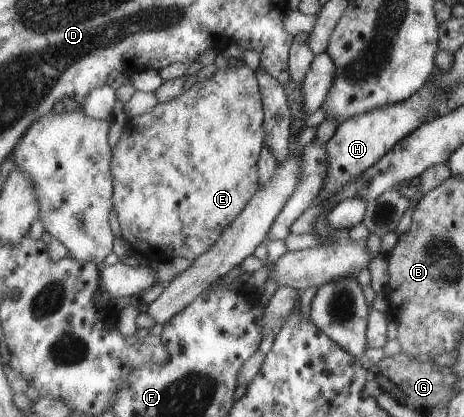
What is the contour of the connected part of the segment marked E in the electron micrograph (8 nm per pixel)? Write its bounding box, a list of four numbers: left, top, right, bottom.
[112,64,266,262]

